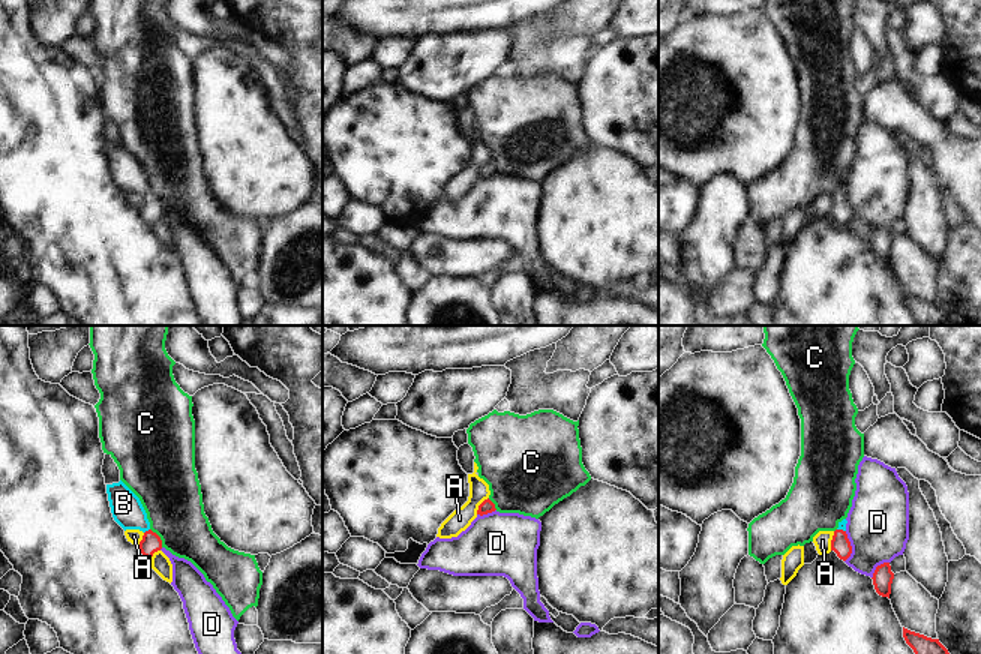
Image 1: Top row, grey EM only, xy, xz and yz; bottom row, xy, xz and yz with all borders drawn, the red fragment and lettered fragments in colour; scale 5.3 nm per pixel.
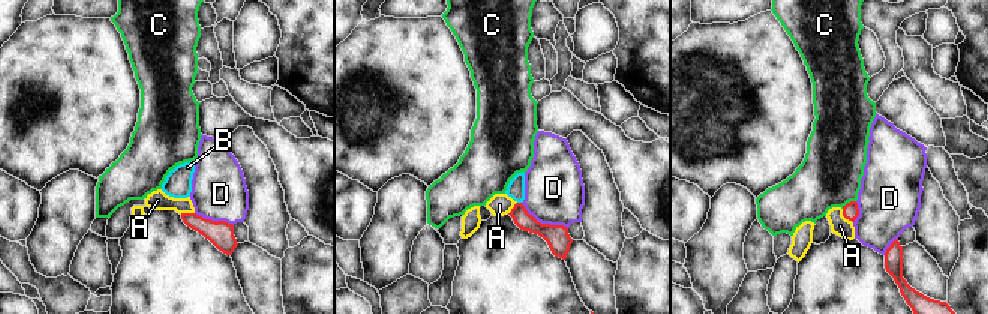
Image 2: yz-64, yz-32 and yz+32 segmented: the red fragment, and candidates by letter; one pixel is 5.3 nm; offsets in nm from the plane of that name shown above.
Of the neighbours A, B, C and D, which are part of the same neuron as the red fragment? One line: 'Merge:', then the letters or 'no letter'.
Merge: B

